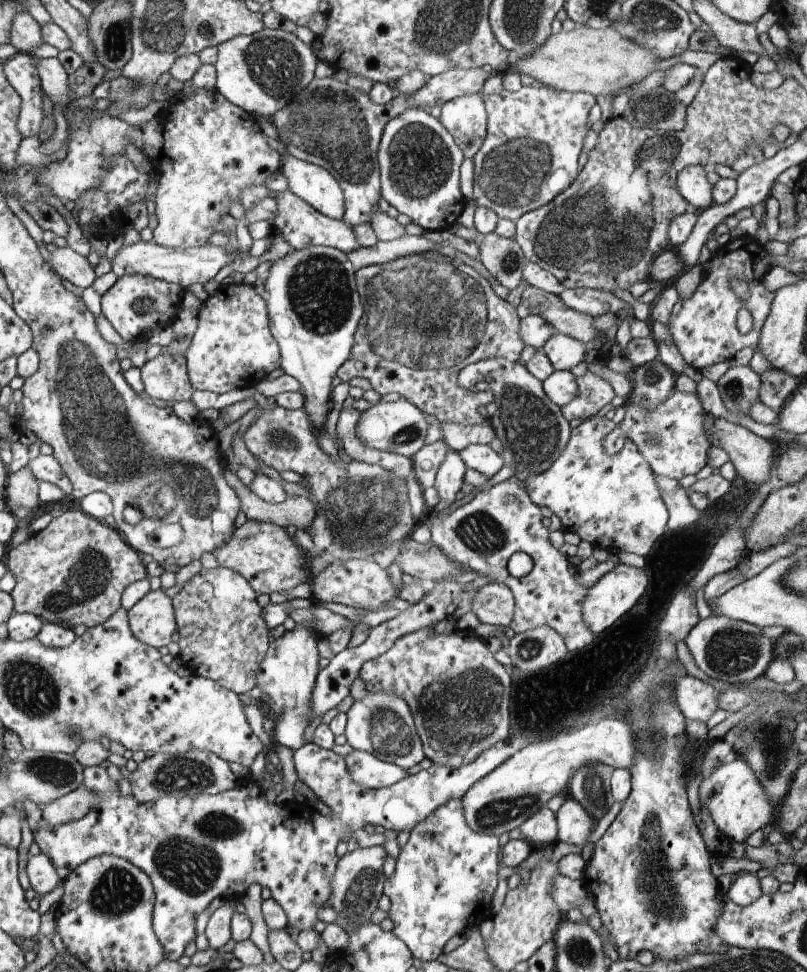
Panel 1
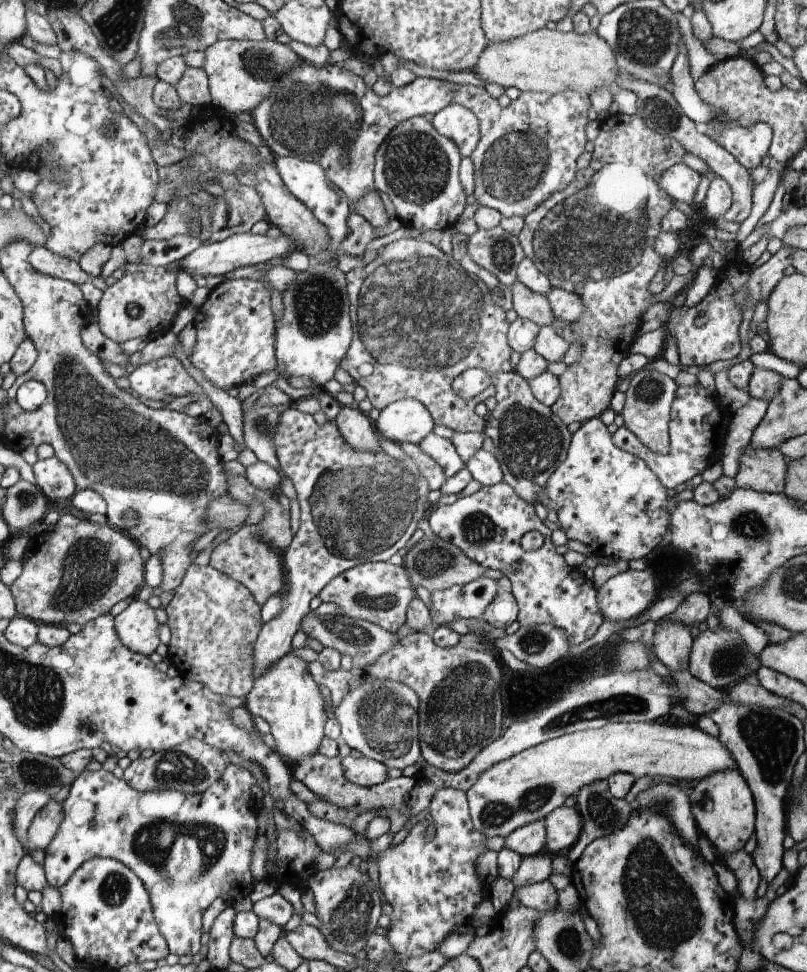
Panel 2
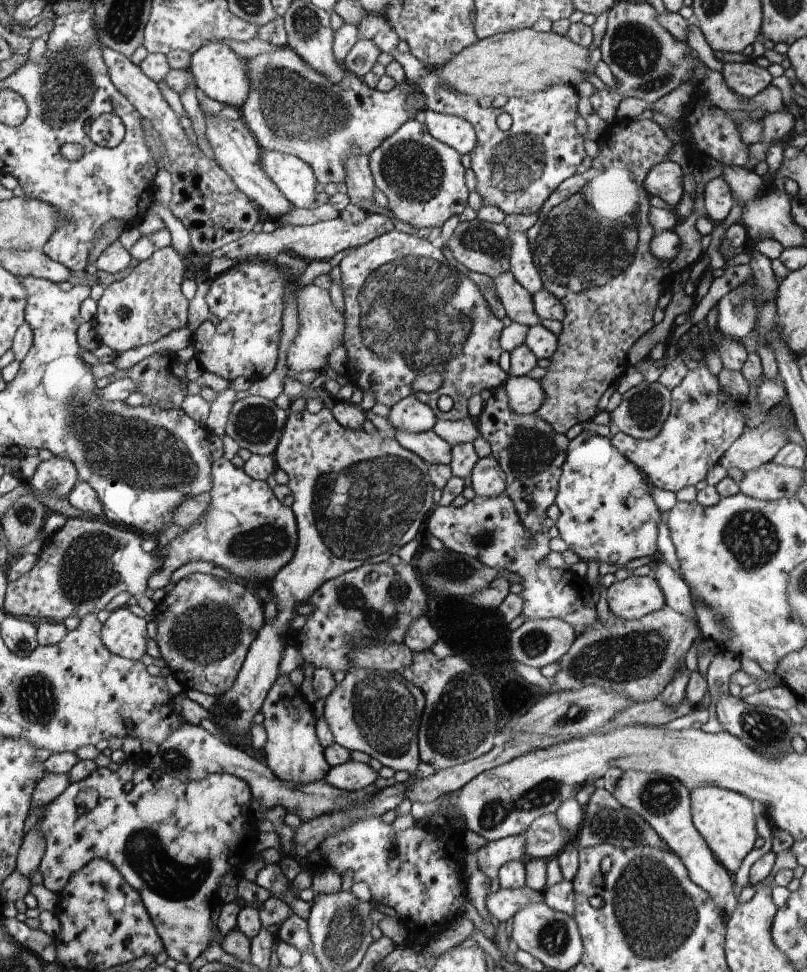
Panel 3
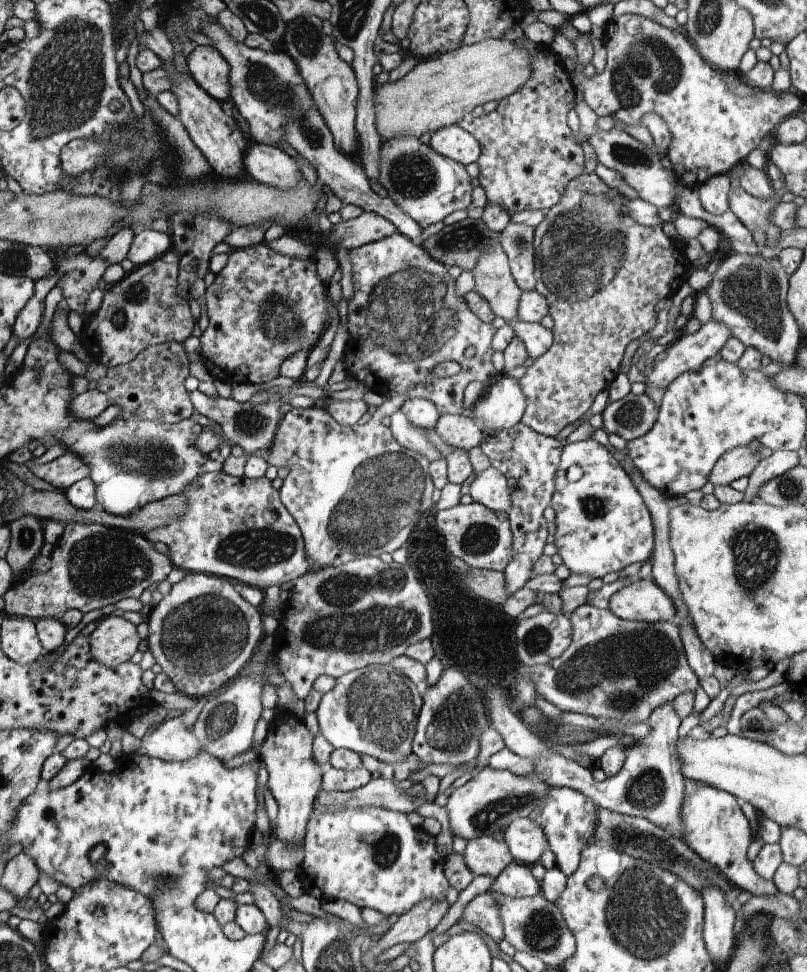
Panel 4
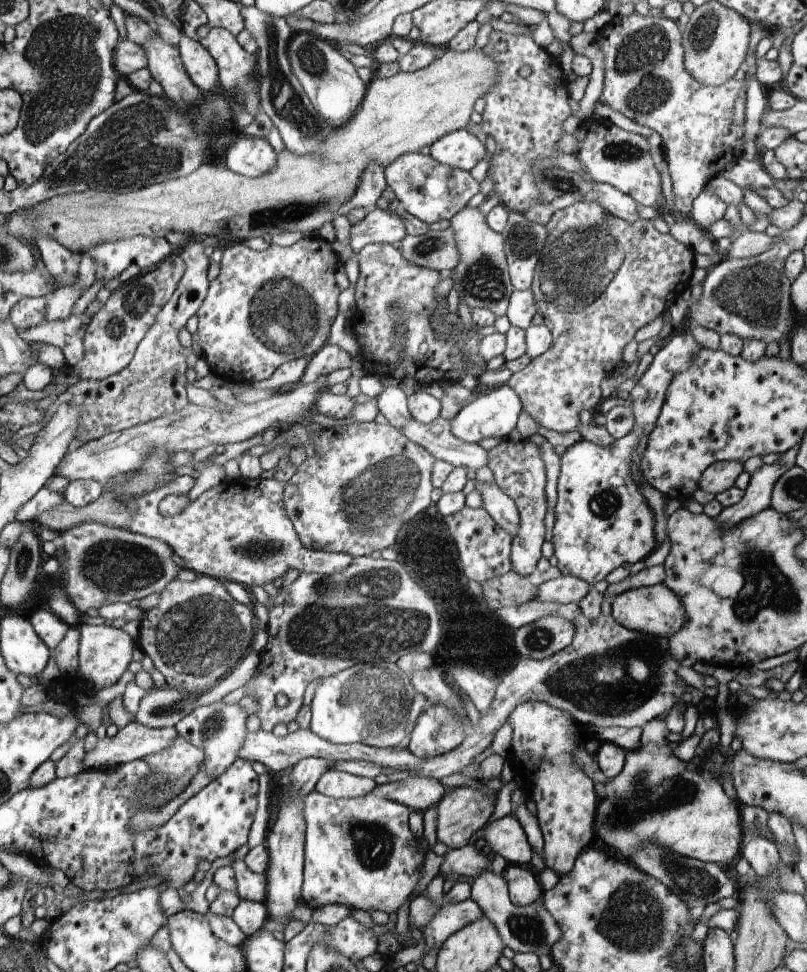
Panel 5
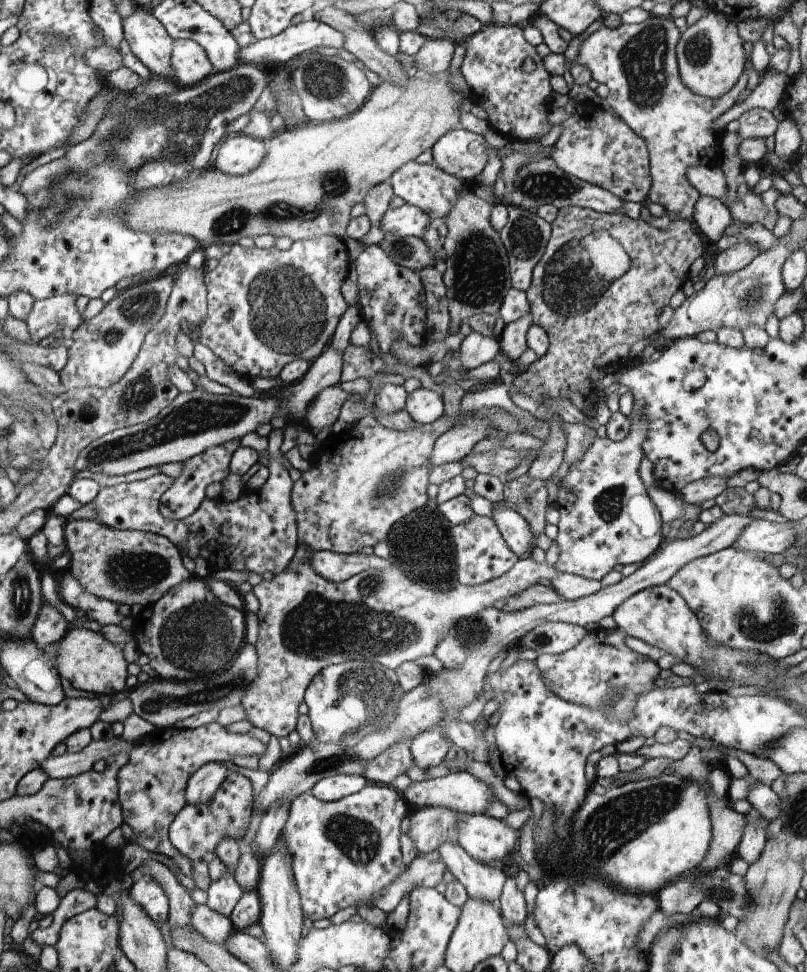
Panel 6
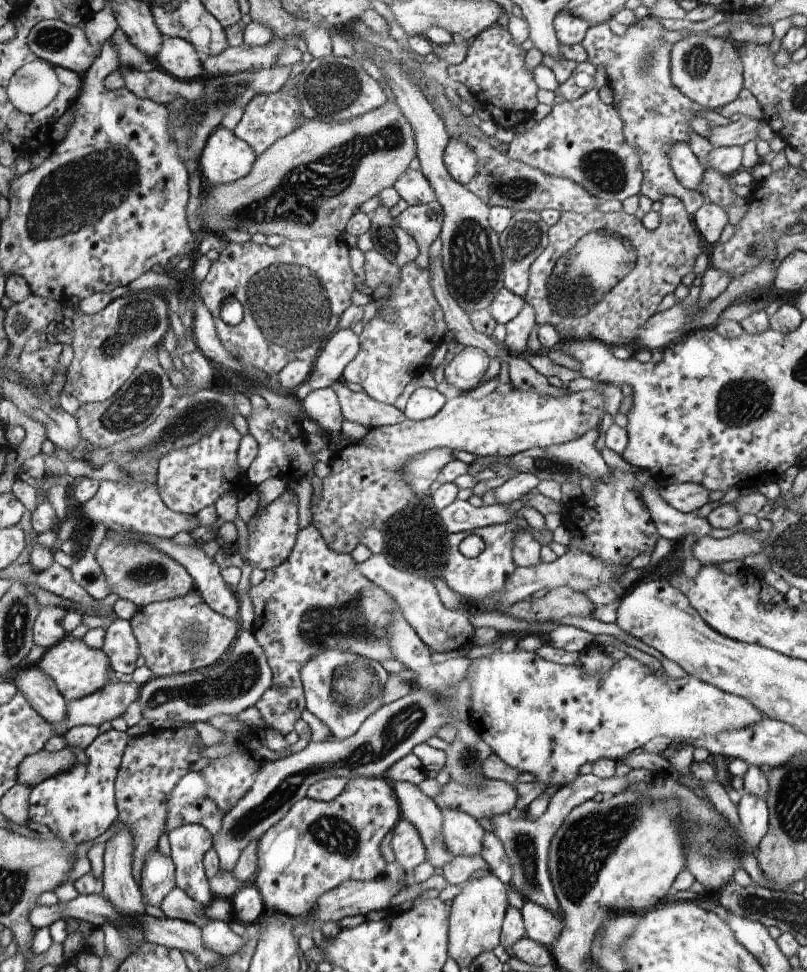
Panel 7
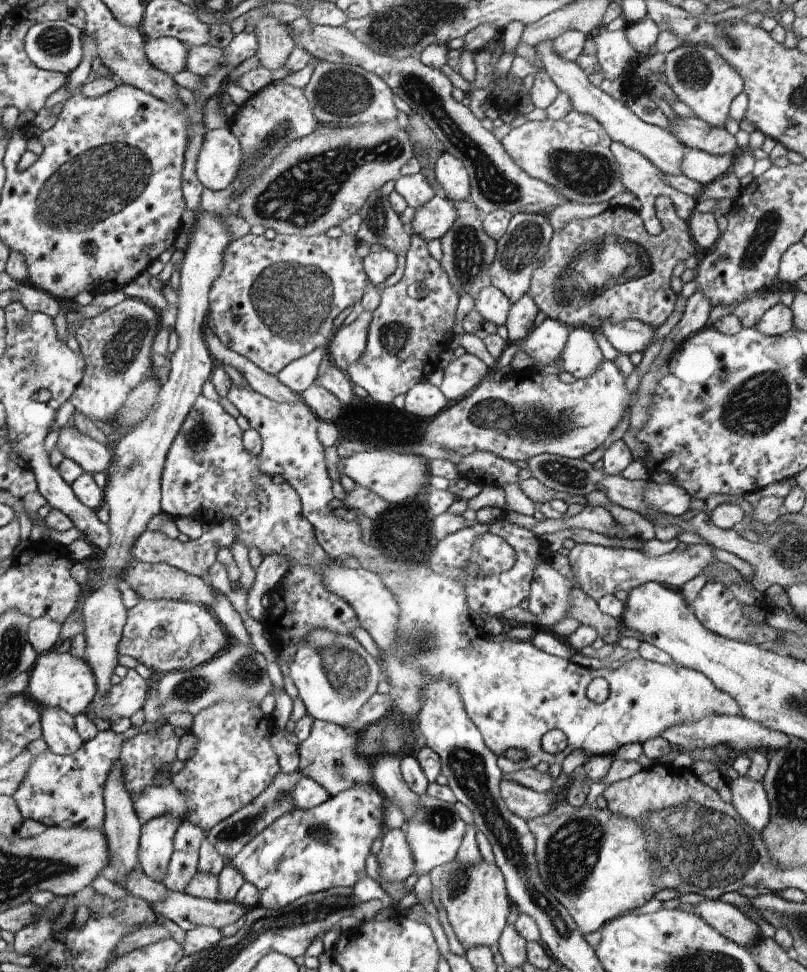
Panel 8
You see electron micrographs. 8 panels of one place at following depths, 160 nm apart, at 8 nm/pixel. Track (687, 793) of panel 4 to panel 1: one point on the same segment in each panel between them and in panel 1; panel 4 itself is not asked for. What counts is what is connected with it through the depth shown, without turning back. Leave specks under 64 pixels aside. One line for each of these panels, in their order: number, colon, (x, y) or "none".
1: (739, 805)
2: (723, 805)
3: (725, 819)

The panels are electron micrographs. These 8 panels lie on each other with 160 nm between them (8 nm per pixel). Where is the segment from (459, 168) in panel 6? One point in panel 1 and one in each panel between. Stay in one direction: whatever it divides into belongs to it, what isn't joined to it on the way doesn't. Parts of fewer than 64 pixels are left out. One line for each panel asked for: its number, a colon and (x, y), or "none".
1: (465, 117)
2: (456, 122)
3: (453, 131)
4: (453, 142)
5: (460, 149)

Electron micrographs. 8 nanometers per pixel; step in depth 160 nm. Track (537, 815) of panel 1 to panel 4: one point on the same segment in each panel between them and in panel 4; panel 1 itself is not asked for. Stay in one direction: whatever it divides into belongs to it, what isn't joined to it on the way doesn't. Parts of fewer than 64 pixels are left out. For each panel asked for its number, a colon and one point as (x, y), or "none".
2: (528, 840)
3: (492, 856)
4: (486, 856)

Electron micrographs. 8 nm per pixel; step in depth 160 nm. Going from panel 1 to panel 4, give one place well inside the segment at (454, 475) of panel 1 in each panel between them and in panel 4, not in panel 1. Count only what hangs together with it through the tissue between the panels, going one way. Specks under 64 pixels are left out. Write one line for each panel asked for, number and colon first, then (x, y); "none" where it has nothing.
2: (441, 449)
3: (428, 445)
4: (412, 437)

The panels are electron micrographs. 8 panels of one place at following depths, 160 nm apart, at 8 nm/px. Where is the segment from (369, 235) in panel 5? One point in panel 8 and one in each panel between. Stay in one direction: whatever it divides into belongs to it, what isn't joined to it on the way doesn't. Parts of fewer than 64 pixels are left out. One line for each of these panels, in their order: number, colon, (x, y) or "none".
6: (407, 220)
7: (423, 222)
8: (431, 221)

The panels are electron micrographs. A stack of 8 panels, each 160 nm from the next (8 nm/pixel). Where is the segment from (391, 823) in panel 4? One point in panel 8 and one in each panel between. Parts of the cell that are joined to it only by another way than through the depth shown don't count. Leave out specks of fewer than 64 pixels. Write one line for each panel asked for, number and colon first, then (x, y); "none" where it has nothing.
5: (359, 852)
6: (345, 852)
7: (318, 845)
8: (306, 851)

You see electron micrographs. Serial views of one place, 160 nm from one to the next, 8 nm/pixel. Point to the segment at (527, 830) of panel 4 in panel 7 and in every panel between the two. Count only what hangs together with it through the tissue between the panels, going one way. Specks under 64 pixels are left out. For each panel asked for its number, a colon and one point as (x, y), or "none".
5: (505, 837)
6: (485, 838)
7: (462, 833)

